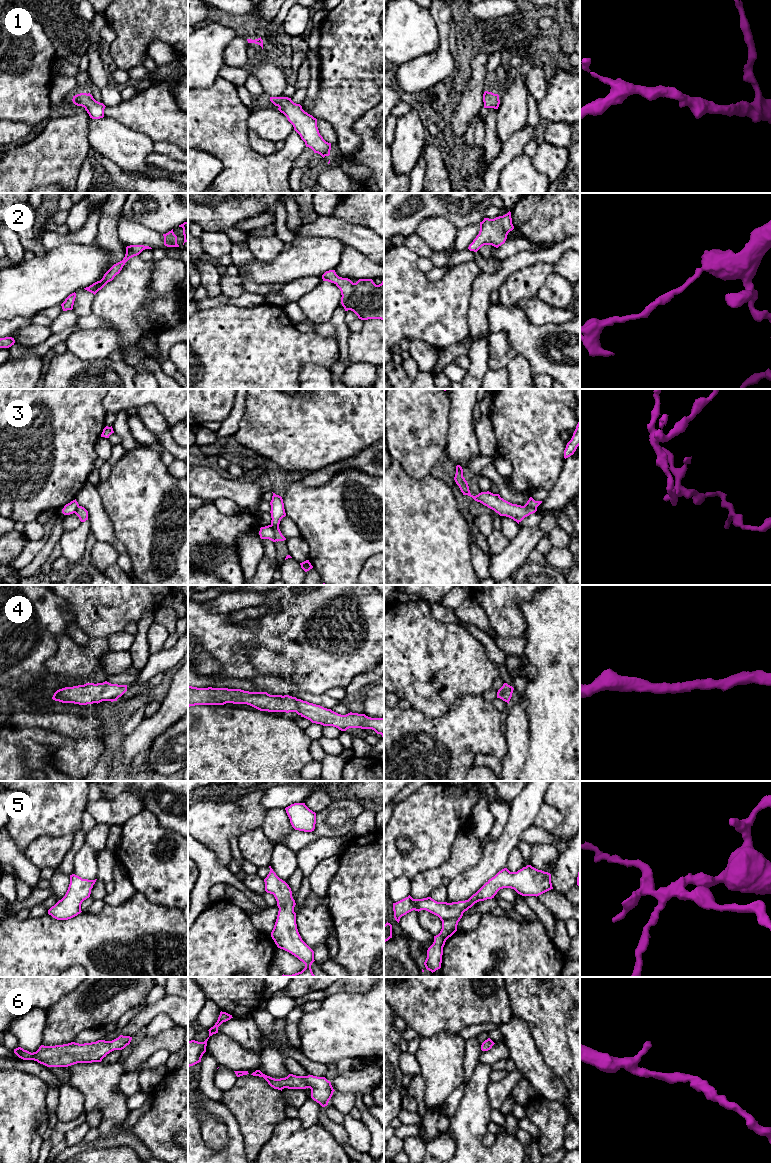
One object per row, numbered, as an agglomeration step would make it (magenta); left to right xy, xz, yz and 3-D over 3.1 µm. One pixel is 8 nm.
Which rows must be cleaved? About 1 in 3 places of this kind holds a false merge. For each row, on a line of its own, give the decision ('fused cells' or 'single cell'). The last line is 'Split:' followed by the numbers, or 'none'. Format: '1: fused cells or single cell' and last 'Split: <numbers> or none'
1: single cell
2: single cell
3: fused cells
4: single cell
5: single cell
6: single cell
Split: 3

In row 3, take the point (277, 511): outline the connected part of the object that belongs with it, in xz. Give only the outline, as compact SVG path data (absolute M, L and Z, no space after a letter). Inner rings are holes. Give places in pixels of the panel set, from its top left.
M273 493L270 505L271 505L270 513L271 513L271 518L272 518L271 527L275 531L276 541L277 542L284 541L286 540L286 538L282 535L279 529L279 524L280 524L281 519L286 516L282 497Z

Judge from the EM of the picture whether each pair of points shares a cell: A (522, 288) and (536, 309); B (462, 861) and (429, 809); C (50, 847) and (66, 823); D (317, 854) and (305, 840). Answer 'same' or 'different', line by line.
A: different
B: different
C: different
D: different

